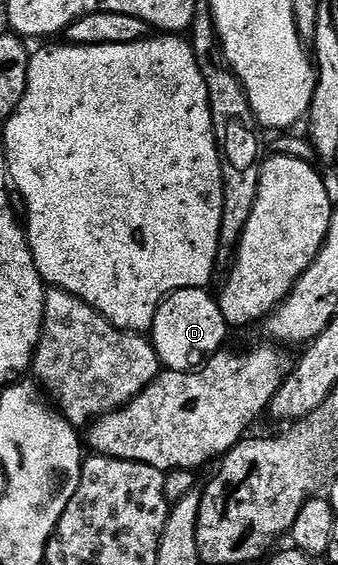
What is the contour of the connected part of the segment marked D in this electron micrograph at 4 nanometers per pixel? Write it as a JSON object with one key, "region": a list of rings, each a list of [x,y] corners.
{"region":[[[184,288],[170,292],[156,311],[149,331],[149,340],[162,367],[173,372],[196,371],[226,344],[229,325],[223,318],[216,297],[204,288]]]}

